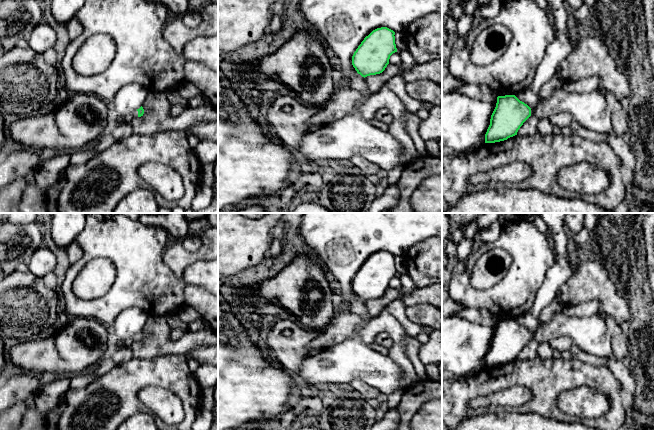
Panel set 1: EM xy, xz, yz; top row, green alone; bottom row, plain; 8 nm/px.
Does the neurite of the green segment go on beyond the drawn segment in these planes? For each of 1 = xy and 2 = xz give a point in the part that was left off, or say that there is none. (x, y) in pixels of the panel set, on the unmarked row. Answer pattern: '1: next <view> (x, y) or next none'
1: next xy (134, 338)
2: next xz (357, 305)

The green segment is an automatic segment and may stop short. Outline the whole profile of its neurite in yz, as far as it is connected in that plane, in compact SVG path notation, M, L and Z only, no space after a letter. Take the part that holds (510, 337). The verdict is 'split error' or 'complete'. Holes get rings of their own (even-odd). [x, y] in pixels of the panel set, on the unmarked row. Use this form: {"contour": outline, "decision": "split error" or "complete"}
{"contour": "M560 312L533 333L515 319L498 320L485 358L485 367L500 366L517 359L531 339L542 343L562 336L569 337L591 355L601 358L612 356L611 336L601 315L570 317Z", "decision": "split error"}

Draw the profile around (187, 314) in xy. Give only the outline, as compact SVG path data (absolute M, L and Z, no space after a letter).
M182 305L182 307L178 310L178 315L180 319L186 324L191 324L201 318L198 311L186 305Z

